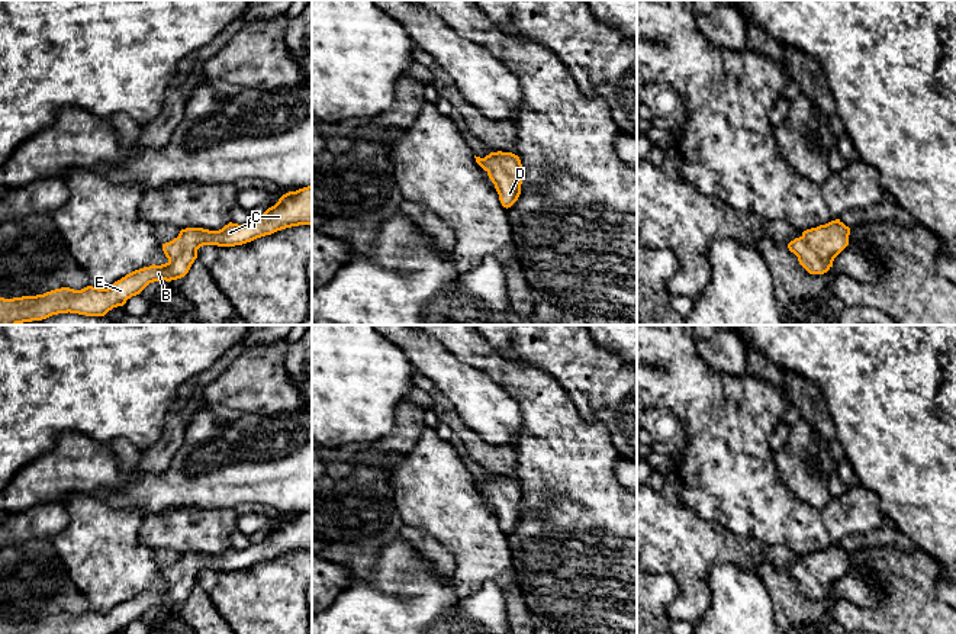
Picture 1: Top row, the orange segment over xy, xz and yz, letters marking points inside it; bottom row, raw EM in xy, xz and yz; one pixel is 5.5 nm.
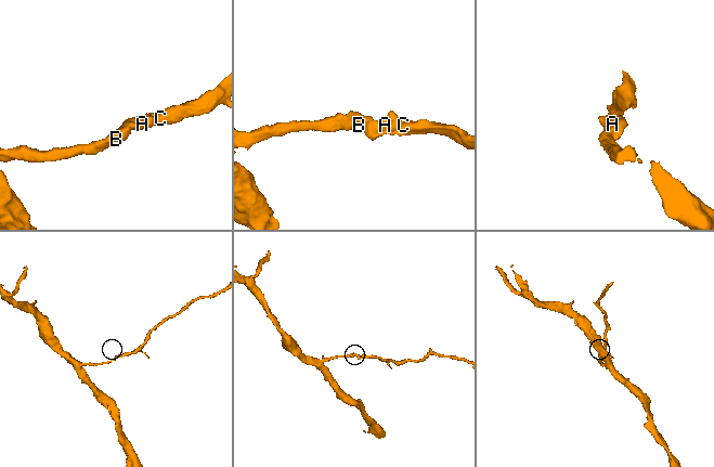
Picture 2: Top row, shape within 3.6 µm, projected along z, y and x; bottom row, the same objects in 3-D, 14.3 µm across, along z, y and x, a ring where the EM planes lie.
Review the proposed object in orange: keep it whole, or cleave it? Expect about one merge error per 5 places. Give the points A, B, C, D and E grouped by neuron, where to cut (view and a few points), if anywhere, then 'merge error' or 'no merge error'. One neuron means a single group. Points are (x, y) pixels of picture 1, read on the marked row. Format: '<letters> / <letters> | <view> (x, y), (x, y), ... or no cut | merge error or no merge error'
A B C D E | no cut | no merge error

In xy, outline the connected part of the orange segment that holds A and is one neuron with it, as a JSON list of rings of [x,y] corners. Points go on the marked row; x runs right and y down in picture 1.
[[[312,186],[289,192],[261,216],[247,223],[229,222],[219,231],[203,228],[181,229],[178,236],[162,244],[168,261],[135,270],[107,289],[87,286],[81,290],[61,287],[44,295],[13,299],[0,297],[0,325],[17,325],[42,321],[58,313],[104,316],[109,310],[123,306],[128,299],[139,295],[149,283],[184,277],[203,245],[235,247],[277,231],[312,225]]]

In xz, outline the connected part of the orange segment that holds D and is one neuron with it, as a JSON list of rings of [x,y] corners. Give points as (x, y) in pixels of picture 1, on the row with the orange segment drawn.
[[[490,152],[485,158],[476,157],[476,162],[487,173],[499,194],[503,207],[511,207],[521,194],[522,164],[512,152]]]

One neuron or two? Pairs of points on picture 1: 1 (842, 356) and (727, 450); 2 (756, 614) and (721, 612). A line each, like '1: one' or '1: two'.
1: two
2: one

